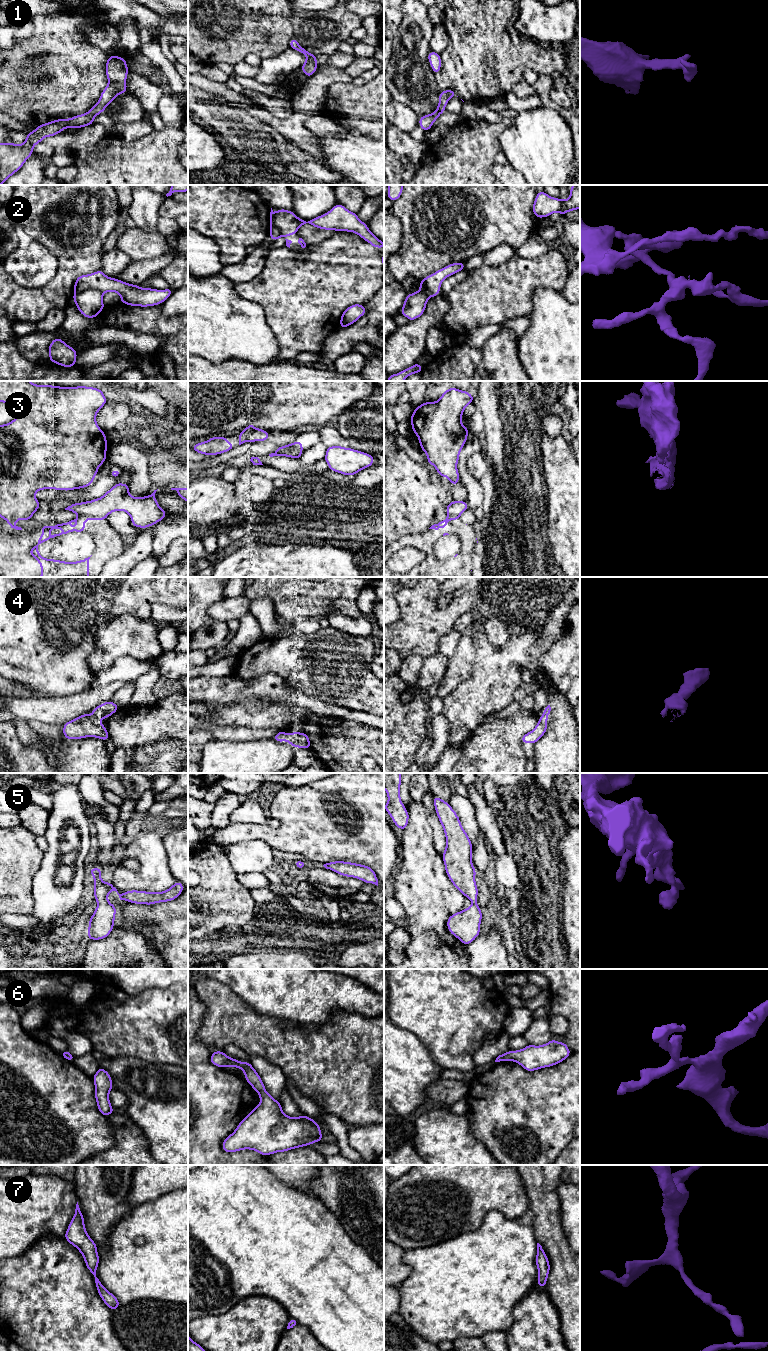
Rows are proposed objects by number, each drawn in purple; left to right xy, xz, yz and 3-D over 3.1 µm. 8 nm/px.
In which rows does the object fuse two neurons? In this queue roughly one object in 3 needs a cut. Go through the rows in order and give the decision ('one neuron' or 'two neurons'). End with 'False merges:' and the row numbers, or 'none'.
1: one neuron
2: two neurons
3: two neurons
4: one neuron
5: one neuron
6: one neuron
7: one neuron
False merges: 2, 3

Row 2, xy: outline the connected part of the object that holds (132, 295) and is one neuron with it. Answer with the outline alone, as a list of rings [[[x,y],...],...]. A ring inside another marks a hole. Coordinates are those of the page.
[[[101,269],[94,273],[81,275],[77,277],[74,283],[74,293],[81,293],[88,289],[99,290],[103,294],[106,292],[117,292],[121,297],[120,303],[124,303],[129,306],[140,307],[156,306],[158,304],[162,304],[165,300],[167,300],[170,297],[170,295],[173,292],[173,290],[170,288],[167,288],[165,290],[157,290],[153,288],[140,288],[139,285],[129,284],[117,278],[110,278],[106,276]]]

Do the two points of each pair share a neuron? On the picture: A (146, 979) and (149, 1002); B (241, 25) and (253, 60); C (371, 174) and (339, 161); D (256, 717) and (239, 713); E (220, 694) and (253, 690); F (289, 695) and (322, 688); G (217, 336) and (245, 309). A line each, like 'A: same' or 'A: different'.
A: different
B: different
C: same
D: same
E: same
F: different
G: same

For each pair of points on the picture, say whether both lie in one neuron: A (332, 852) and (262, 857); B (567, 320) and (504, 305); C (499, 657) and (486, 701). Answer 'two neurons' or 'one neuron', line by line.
A: two neurons
B: two neurons
C: one neuron

